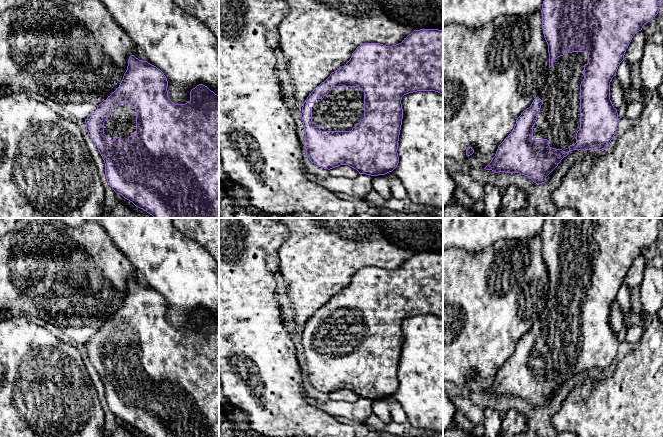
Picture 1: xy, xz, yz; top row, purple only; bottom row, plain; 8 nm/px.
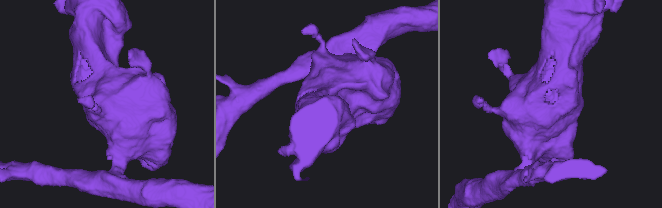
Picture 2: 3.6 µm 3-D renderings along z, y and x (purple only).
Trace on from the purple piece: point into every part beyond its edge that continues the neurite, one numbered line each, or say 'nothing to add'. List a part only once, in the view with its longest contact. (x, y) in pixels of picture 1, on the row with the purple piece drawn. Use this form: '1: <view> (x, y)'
1: yz (558, 120)

